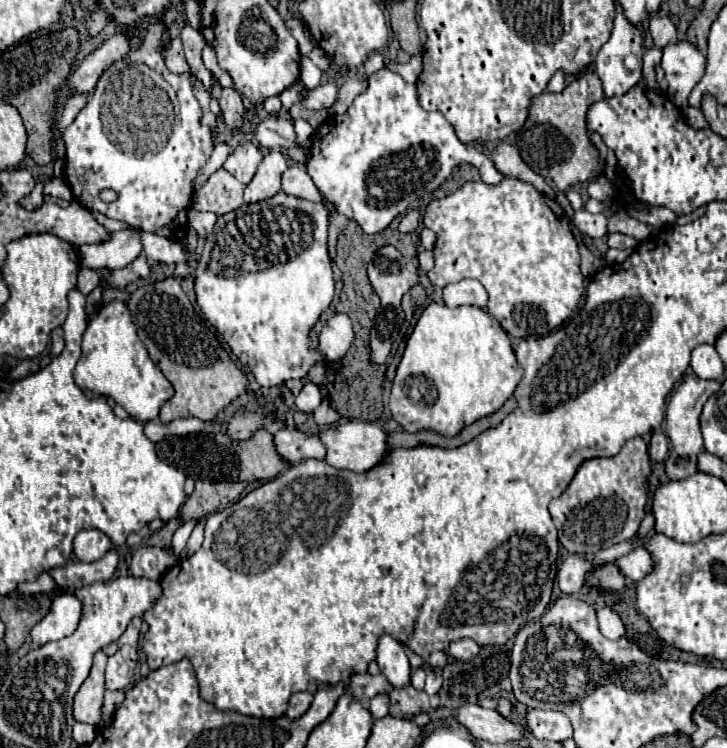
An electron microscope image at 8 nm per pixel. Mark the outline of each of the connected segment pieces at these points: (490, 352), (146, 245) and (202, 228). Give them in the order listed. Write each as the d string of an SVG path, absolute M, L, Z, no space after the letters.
M431 302L423 310L413 334L407 340L407 348L393 380L389 410L405 432L431 430L443 436L457 436L467 424L497 412L513 396L521 378L523 368L519 368L519 362L515 360L511 338L487 310L475 306L449 308L445 304Z
M141 232L141 240L143 240L143 252L149 262L163 262L163 264L185 262L185 254L177 242L167 240L155 232Z
M195 208L189 210L187 218L189 218L189 226L195 228L199 236L207 236L213 230L215 220L217 220L217 216L213 212L199 212Z

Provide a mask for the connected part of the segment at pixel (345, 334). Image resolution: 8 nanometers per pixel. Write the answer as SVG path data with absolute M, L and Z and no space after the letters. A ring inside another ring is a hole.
M335 314L327 320L319 334L317 350L325 358L325 362L341 360L353 342L353 328L347 314Z

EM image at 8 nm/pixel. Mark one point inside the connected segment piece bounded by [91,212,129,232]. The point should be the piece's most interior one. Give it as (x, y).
(112, 225)

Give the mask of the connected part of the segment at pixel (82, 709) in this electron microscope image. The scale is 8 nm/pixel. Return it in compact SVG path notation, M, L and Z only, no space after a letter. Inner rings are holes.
M99 650L95 654L95 662L93 662L89 678L83 682L83 686L75 694L73 716L77 722L99 724L99 718L101 718L99 708L103 704L103 692L105 692L105 688L103 688L105 664L107 664L107 654L103 650Z

